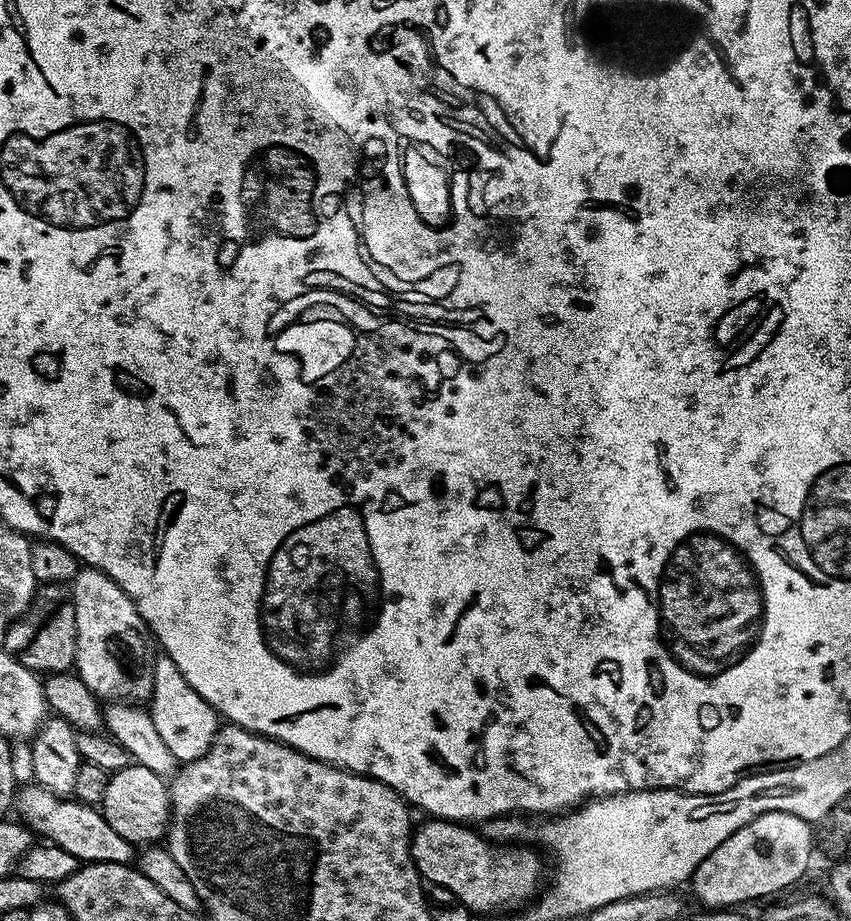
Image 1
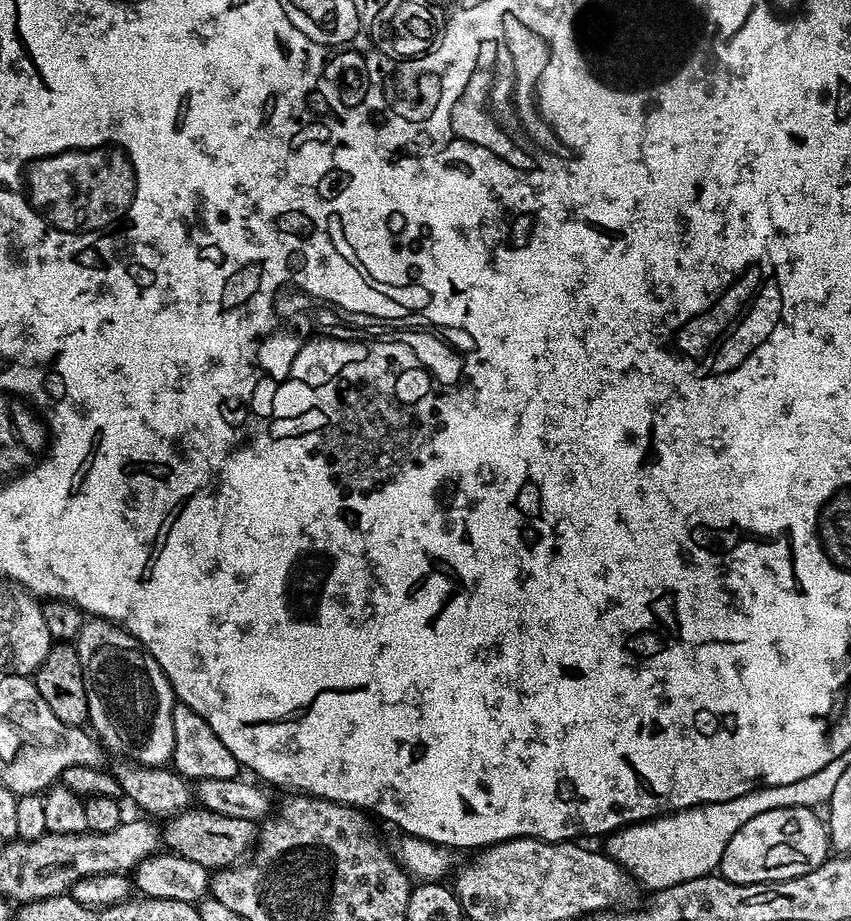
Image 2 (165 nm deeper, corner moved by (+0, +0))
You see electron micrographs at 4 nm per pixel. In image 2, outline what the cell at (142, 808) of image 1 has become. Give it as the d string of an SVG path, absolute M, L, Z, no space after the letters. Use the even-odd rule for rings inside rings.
M199 806L185 808L171 817L167 824L168 829L165 827L162 832L167 851L182 858L190 858L190 862L198 862L198 866L209 870L231 868L241 863L258 840L258 828L253 821L246 818L226 818L226 814L218 814Z

